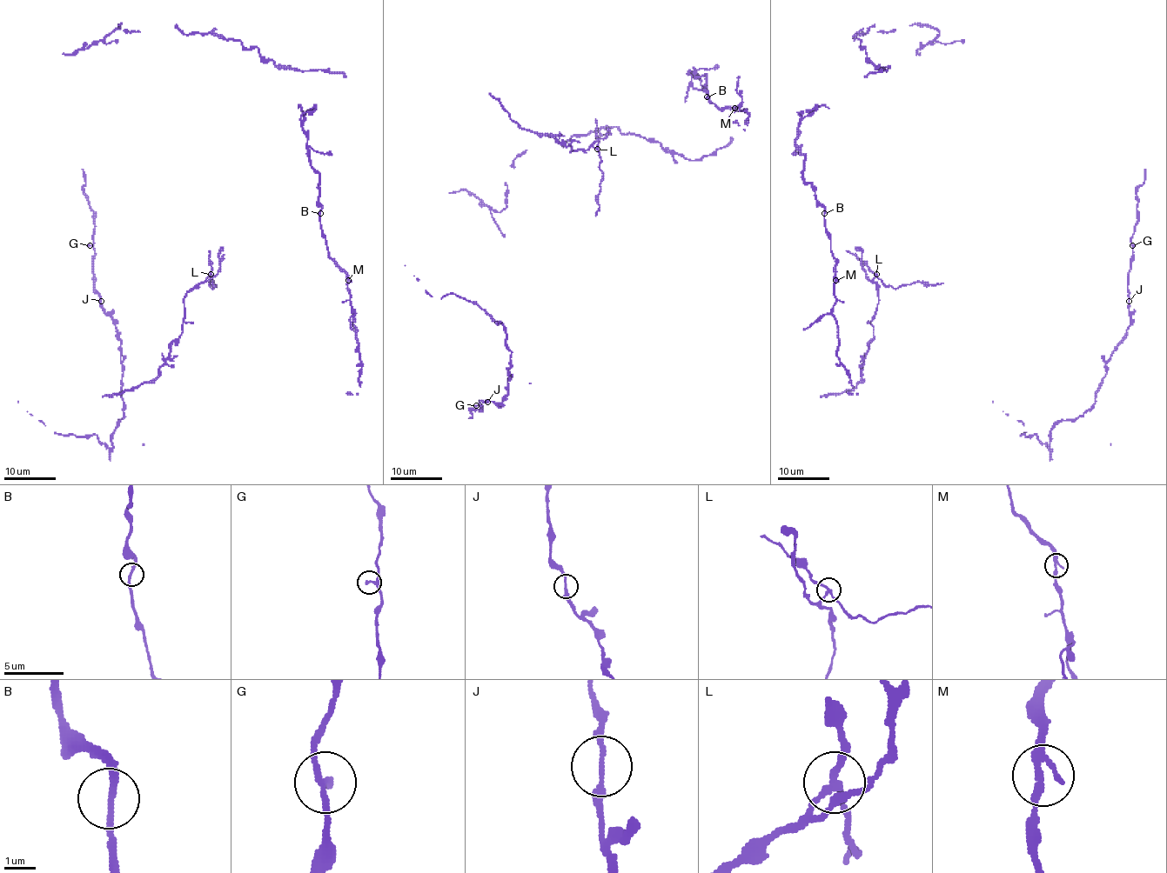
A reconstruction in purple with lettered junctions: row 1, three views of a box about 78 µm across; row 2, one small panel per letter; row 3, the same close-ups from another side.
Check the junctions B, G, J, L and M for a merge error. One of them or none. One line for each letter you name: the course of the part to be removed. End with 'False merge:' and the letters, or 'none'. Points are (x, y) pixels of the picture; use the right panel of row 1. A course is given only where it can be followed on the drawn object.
L: Course of the part to remove: (875, 274), (886, 286), (894, 289), (919, 282), (943, 283)
False merge: L

